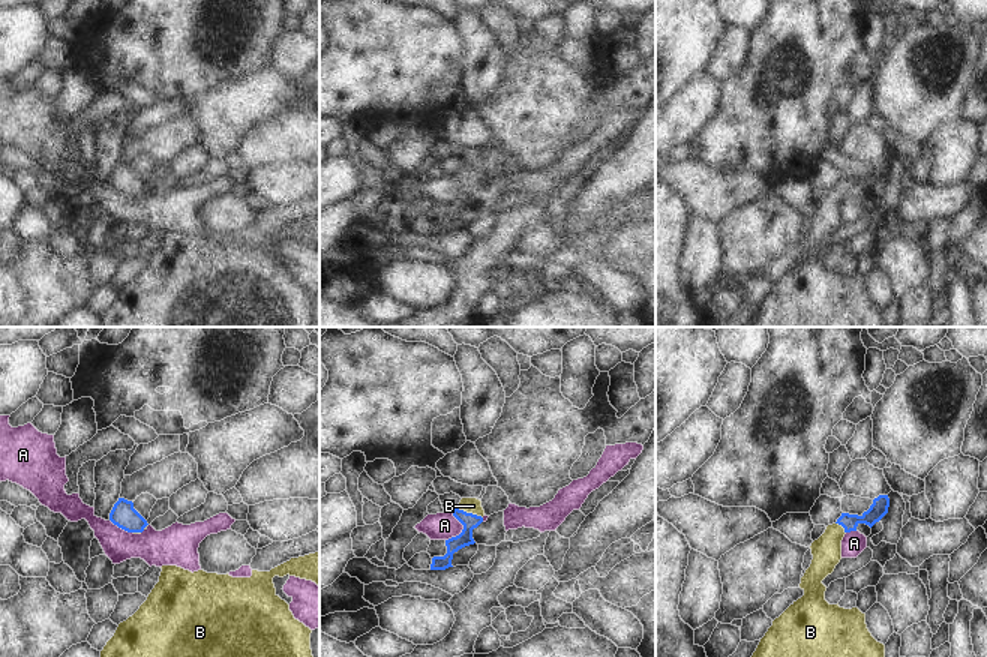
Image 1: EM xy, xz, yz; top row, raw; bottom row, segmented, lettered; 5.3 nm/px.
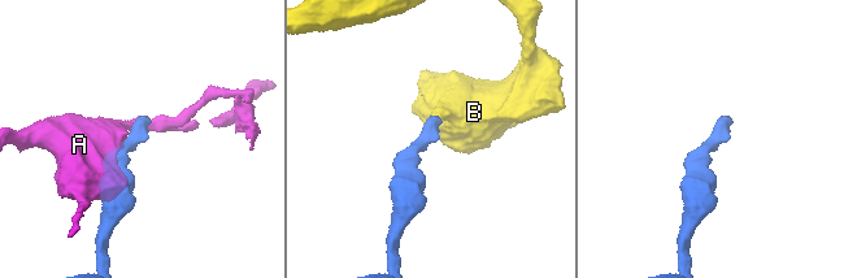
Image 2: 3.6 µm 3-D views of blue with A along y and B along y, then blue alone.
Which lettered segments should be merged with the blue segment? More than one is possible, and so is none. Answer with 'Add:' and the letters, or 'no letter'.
Add: B

